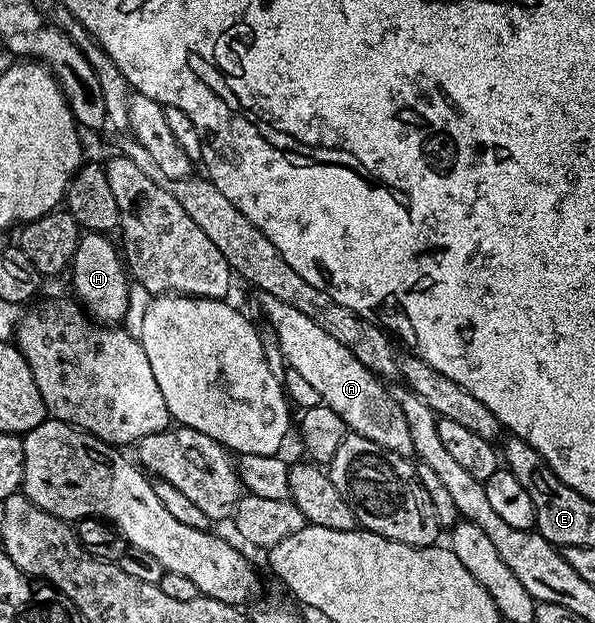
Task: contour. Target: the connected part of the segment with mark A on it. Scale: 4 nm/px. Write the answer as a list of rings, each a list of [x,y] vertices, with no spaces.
[[[262,293],[262,313],[270,320],[269,328],[280,343],[283,357],[291,369],[300,371],[304,380],[320,394],[322,404],[332,407],[340,419],[344,419],[347,430],[358,433],[372,443],[380,443],[389,453],[399,453],[401,457],[410,457],[414,453],[412,431],[397,396],[385,389],[383,380],[352,355],[340,339],[332,339],[320,323],[308,319],[301,311],[296,311],[288,303],[272,295]]]

